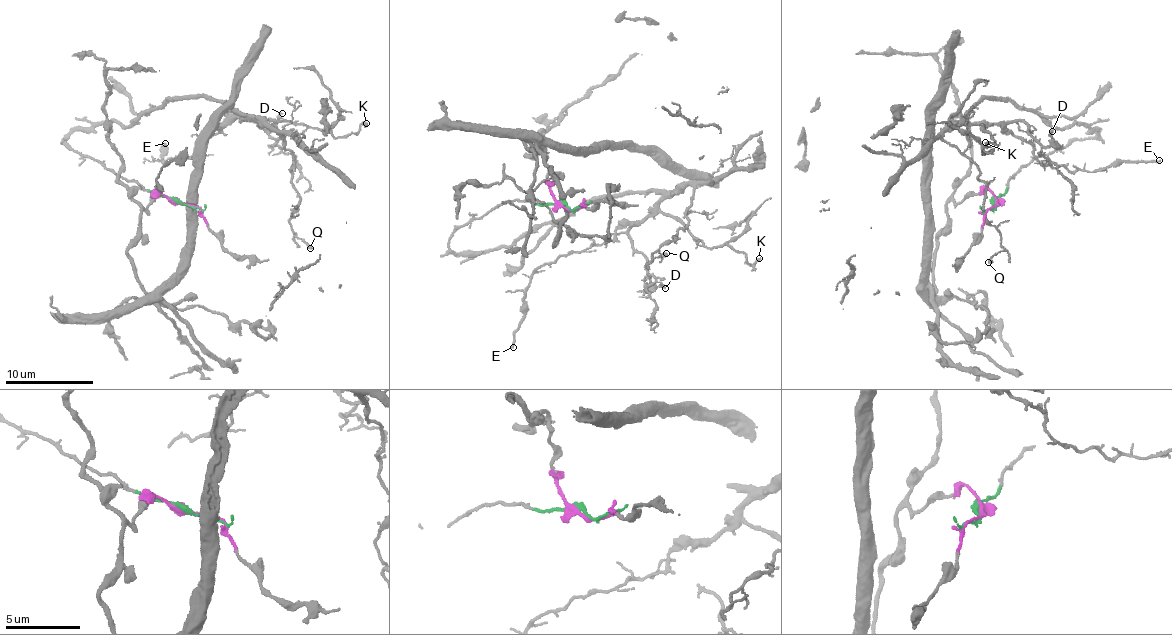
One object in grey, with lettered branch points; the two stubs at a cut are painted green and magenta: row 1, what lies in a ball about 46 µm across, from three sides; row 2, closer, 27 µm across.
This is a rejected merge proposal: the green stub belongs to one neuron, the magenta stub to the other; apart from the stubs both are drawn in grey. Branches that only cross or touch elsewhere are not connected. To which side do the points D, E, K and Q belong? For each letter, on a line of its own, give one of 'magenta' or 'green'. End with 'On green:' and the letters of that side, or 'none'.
D: green
E: green
K: green
Q: green
On green: D, E, K, Q

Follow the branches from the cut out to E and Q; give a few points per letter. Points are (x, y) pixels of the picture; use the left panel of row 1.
E: (182, 202), (63, 139), (129, 127), (187, 95), (247, 117), (225, 120), (201, 153), (163, 163), (165, 143)
Q: (182, 202), (63, 139), (129, 127), (187, 95), (266, 117), (293, 158), (290, 228), (311, 249)

